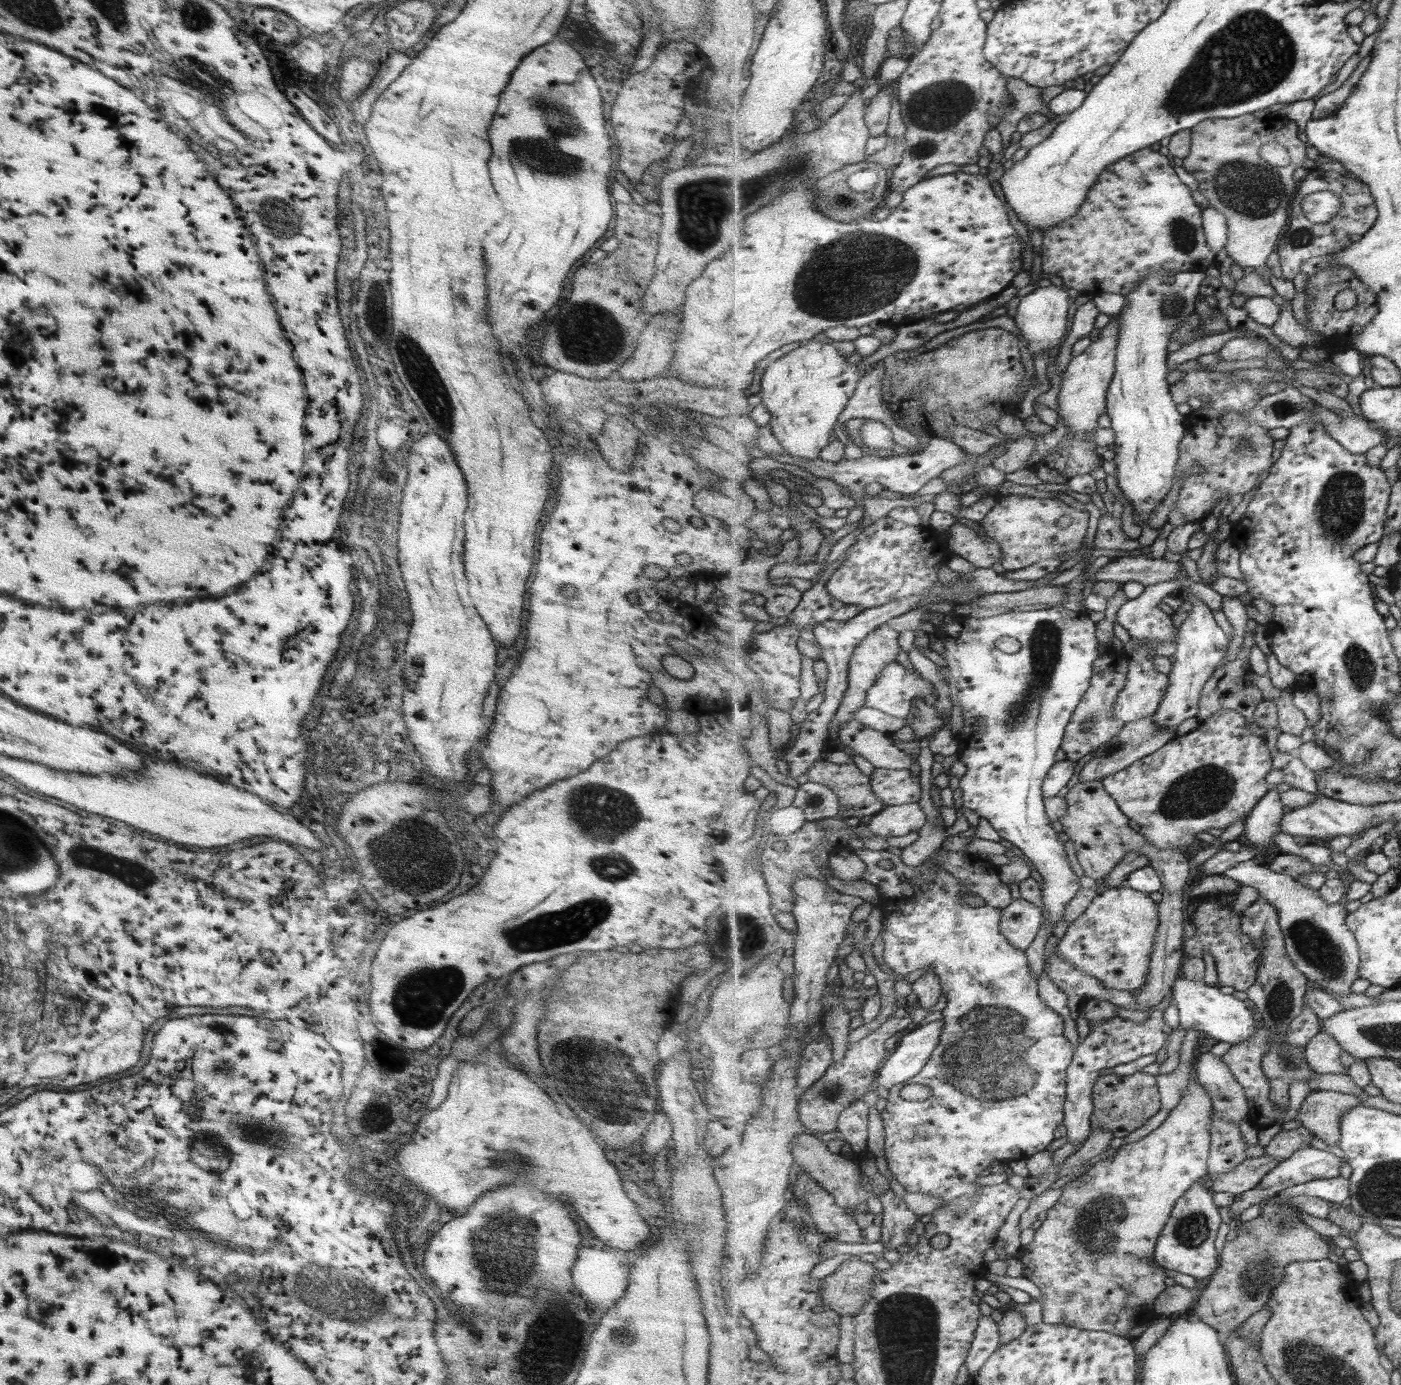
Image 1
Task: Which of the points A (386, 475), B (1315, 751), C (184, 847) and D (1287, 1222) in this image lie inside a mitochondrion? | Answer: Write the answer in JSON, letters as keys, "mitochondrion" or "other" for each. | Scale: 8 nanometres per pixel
{"A":"other","B":"other","C":"other","D":"mitochondrion"}

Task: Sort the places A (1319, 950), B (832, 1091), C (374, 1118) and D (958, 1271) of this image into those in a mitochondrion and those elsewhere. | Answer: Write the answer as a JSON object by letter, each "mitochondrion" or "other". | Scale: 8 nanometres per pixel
{"A":"mitochondrion","B":"mitochondrion","C":"mitochondrion","D":"other"}

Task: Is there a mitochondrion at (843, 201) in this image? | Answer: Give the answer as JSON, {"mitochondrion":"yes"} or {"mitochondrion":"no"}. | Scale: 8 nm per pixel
{"mitochondrion":"yes"}

